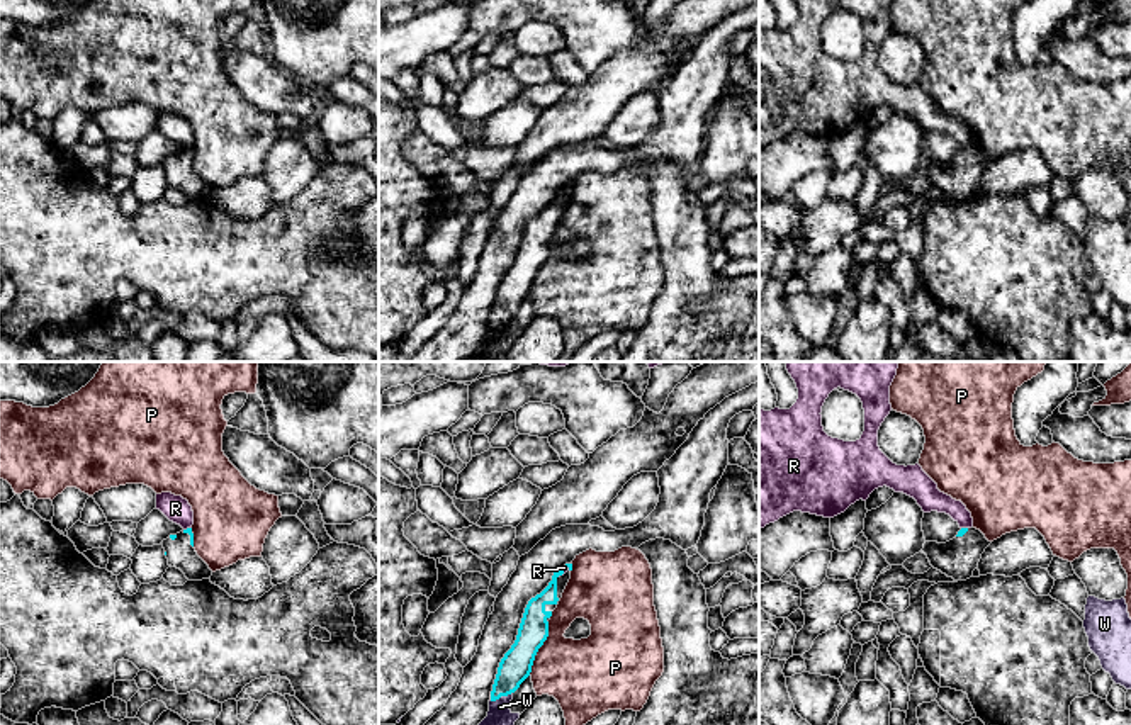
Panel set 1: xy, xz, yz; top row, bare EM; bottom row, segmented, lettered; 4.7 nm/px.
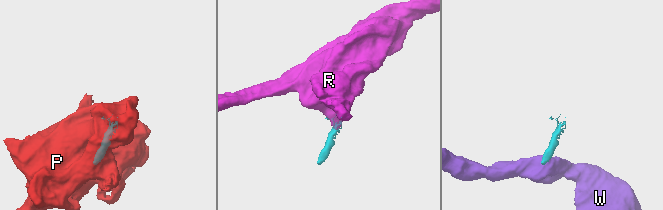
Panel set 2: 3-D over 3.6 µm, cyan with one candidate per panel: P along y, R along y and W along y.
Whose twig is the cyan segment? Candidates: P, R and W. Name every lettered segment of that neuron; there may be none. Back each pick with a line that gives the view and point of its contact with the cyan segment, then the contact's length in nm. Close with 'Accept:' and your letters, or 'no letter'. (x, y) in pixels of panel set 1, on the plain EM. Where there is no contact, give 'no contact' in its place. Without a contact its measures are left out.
Accept: no letter

